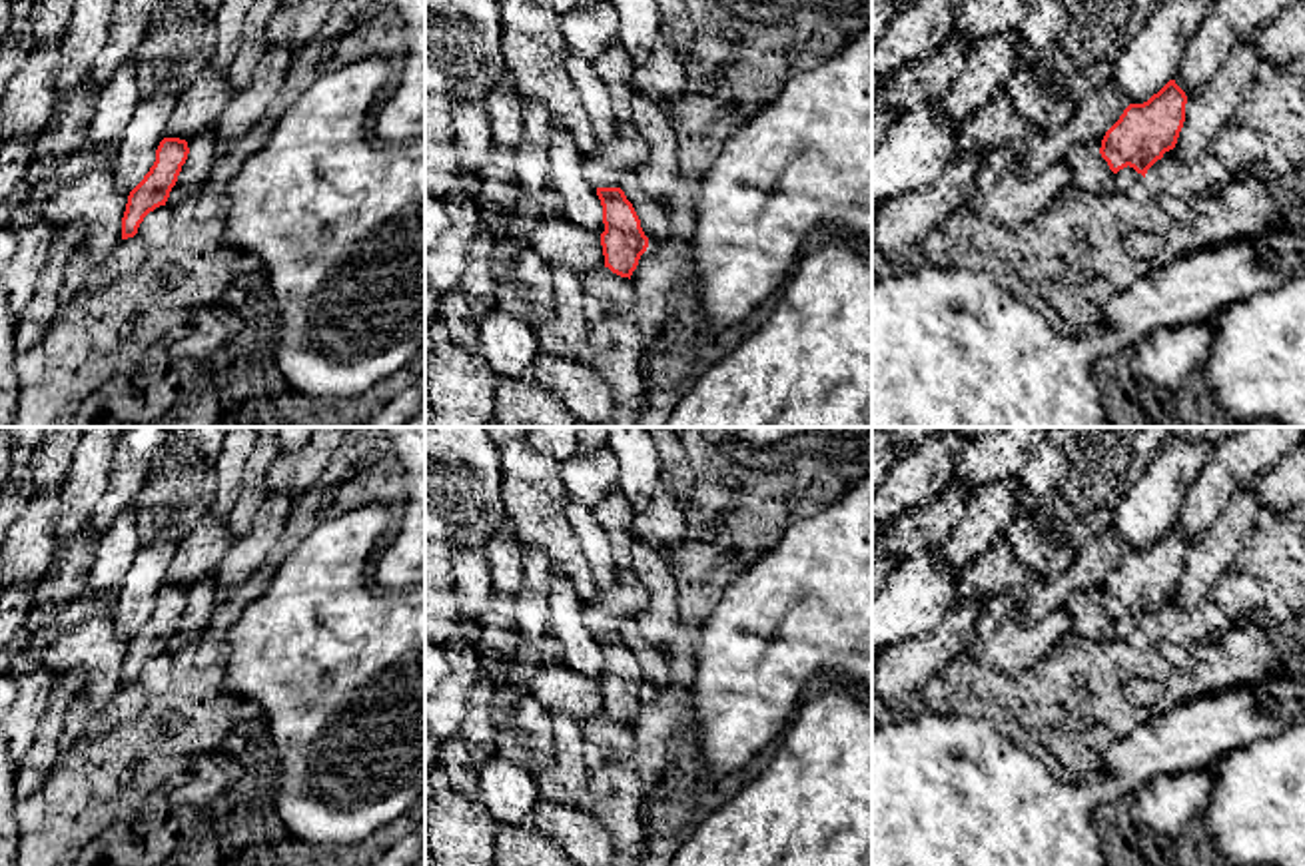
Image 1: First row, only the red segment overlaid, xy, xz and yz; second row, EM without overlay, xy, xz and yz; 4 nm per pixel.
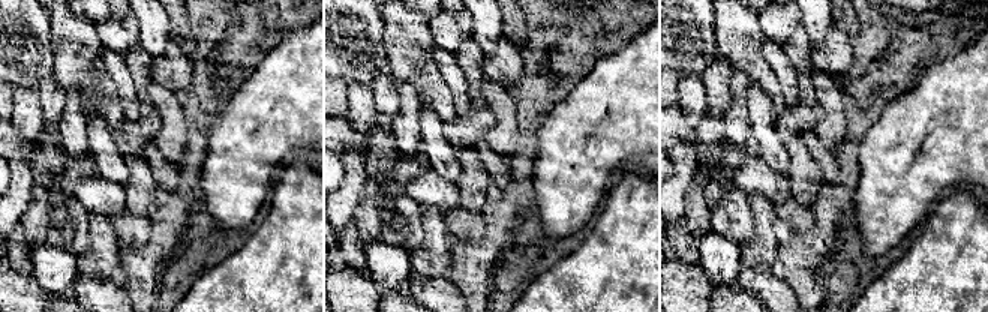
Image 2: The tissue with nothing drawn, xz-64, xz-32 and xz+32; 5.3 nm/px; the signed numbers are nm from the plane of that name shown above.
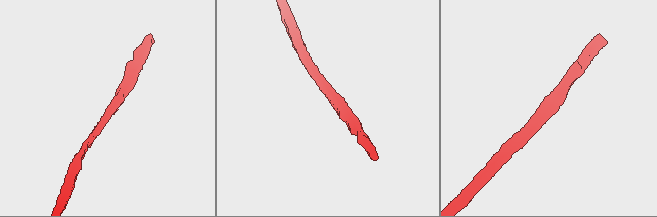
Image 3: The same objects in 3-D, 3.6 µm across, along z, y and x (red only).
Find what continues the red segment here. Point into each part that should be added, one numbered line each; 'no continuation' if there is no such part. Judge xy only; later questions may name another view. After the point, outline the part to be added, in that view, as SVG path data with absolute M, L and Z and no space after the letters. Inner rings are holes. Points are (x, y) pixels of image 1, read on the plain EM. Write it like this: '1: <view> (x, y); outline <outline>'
no continuation

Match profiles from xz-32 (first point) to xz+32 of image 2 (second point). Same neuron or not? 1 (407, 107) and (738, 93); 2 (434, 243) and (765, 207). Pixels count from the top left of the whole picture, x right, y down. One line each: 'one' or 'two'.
1: one
2: one

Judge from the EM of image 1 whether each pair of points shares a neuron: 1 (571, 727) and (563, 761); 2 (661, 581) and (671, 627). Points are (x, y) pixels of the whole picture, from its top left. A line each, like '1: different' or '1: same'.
1: same
2: same

